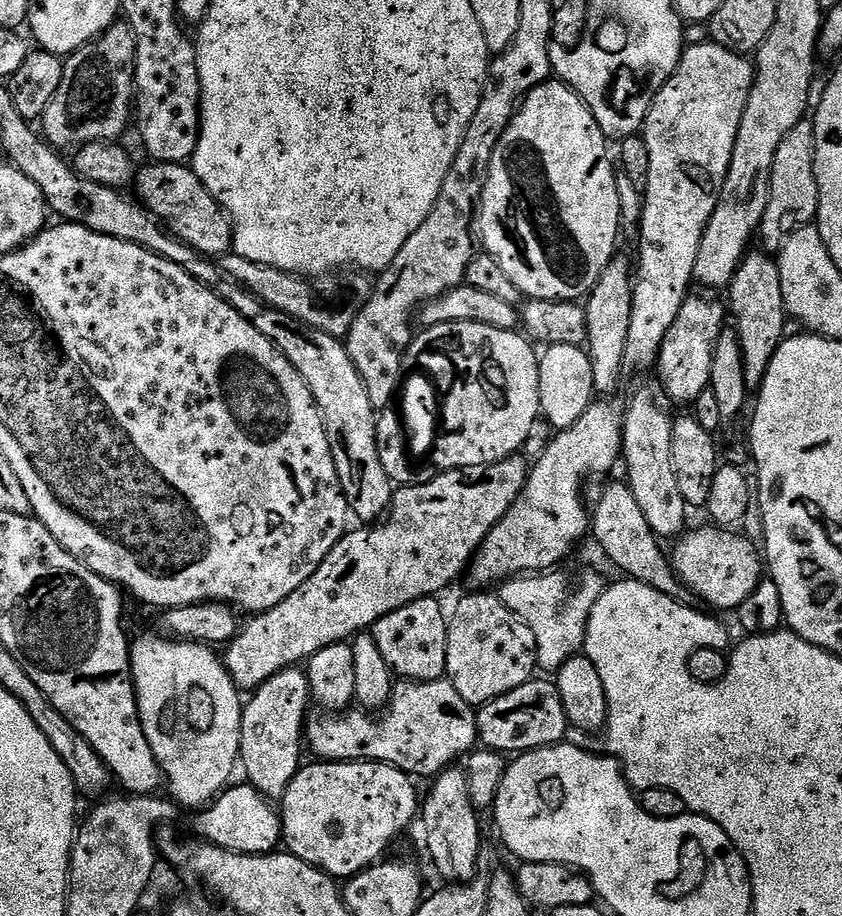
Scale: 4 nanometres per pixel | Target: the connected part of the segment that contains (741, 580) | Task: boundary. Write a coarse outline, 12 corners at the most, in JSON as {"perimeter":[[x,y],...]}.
{"perimeter":[[736,530],[685,531],[670,559],[697,597],[735,610],[766,568]]}

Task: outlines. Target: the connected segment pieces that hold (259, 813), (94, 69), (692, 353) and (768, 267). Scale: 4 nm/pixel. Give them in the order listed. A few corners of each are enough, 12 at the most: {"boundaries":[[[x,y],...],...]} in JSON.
{"boundaries":[[[247,782],[191,816],[197,839],[264,855],[283,839],[279,811]],[[109,26],[64,60],[42,136],[116,142],[134,112],[136,43]],[[684,299],[654,372],[676,404],[710,388],[726,308]],[[749,251],[726,289],[759,389],[790,319],[780,265]]]}

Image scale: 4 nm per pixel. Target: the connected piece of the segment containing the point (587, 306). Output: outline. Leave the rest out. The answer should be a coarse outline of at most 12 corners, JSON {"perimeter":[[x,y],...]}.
{"perimeter":[[634,264],[602,270],[583,305],[594,386],[612,394],[626,368]]}

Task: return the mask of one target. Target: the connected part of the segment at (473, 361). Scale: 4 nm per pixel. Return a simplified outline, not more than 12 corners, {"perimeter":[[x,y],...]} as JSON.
{"perimeter":[[453,320],[416,348],[460,364],[440,470],[502,462],[540,411],[540,356],[519,331]]}

